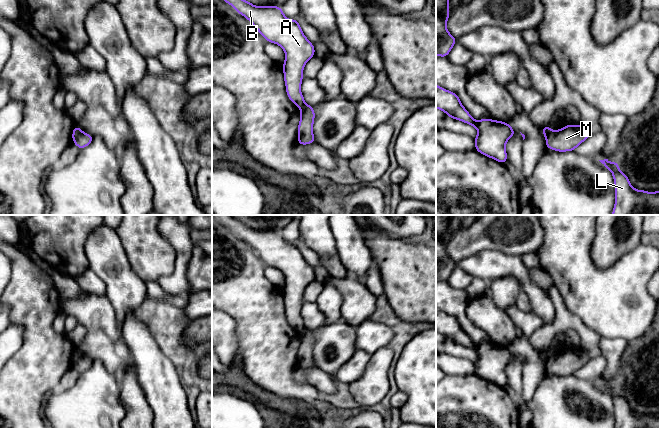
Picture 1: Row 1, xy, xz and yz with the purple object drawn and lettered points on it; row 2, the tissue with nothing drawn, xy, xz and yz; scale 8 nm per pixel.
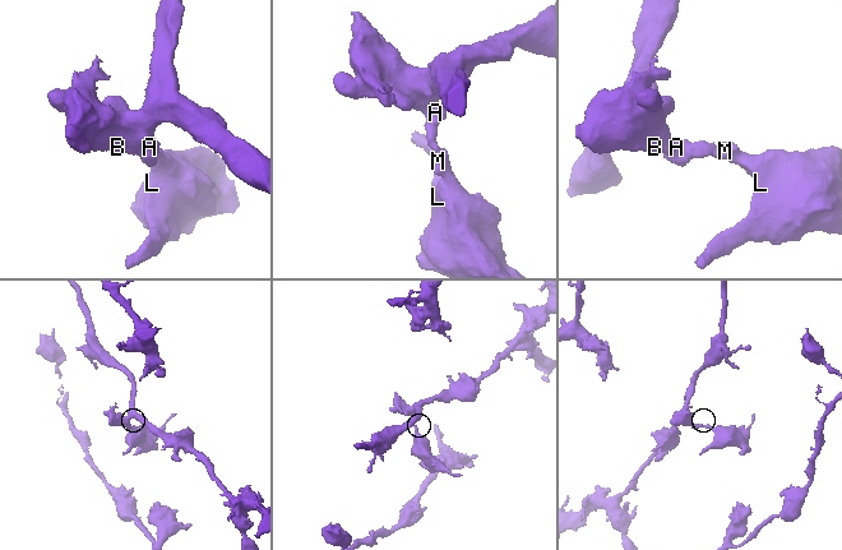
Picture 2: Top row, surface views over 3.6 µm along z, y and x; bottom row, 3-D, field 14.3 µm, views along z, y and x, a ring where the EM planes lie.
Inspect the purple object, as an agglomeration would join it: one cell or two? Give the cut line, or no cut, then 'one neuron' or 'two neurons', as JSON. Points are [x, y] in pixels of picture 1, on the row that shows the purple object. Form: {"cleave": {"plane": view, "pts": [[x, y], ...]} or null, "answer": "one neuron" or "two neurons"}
{"cleave": {"plane": "xy", "pts": [[82, 131], [73, 141]]}, "answer": "two neurons"}

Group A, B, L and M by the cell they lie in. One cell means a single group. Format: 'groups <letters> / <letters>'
groups A B / L M

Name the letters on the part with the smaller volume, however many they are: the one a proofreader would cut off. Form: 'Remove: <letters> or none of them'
Remove: L, M

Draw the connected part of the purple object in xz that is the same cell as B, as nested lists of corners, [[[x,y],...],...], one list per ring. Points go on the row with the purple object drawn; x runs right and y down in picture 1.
[[[223,0],[231,5],[240,15],[249,20],[257,31],[265,38],[266,42],[279,45],[285,52],[285,61],[282,66],[284,82],[289,100],[300,109],[305,105],[303,94],[300,90],[303,80],[305,64],[315,56],[314,45],[304,35],[297,19],[288,19],[278,6],[255,6],[246,0]]]

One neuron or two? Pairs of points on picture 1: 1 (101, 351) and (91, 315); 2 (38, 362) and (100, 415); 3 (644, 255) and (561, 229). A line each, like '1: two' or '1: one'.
1: one
2: two
3: one

